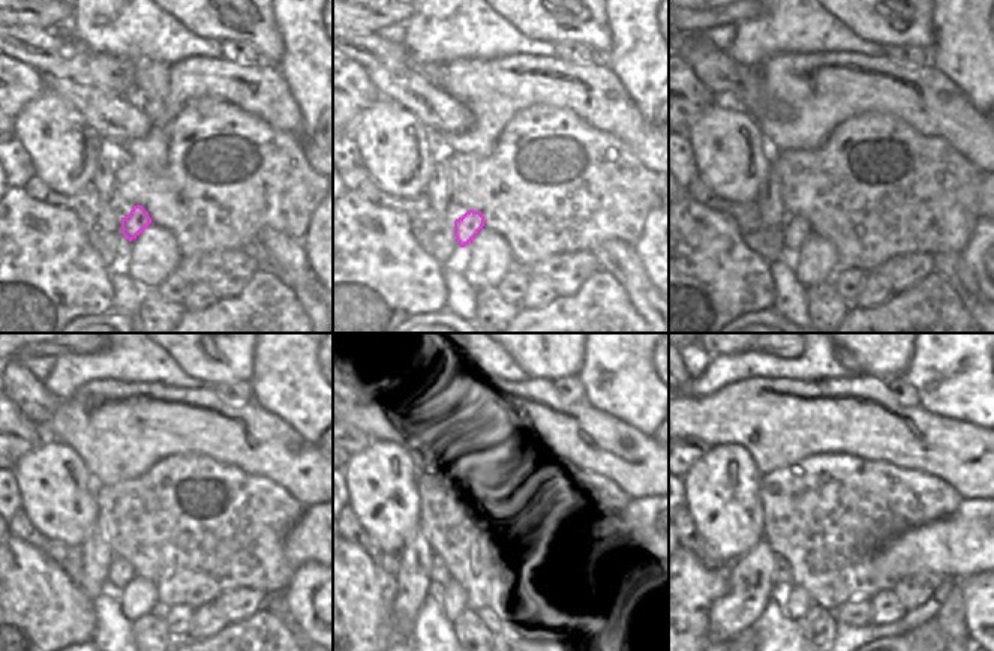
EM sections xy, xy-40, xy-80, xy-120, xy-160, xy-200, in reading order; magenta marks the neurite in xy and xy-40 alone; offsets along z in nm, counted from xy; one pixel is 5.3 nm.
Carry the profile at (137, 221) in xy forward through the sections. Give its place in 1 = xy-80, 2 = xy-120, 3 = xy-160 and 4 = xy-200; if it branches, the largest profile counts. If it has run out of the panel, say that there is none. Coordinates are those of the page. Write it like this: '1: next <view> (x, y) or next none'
1: next xy-80 (795, 230)
2: next xy-120 (120, 573)
3: next xy-160 (441, 575)
4: next xy-200 (781, 575)

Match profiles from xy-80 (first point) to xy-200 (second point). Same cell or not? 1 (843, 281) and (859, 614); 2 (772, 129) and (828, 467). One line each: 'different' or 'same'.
1: same
2: different

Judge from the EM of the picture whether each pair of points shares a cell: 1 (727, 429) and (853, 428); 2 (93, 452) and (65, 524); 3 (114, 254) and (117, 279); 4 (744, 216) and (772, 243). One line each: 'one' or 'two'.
1: one
2: two
3: two
4: one

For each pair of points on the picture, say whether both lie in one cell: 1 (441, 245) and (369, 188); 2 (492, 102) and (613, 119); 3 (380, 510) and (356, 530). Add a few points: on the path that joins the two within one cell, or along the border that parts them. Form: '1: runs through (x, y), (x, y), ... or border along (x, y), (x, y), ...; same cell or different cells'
1: runs through (428, 225), (413, 209), (389, 203); same cell
2: runs through (522, 92), (571, 92), (583, 104); same cell
3: border along (348, 506), (366, 534), (384, 552); different cells

